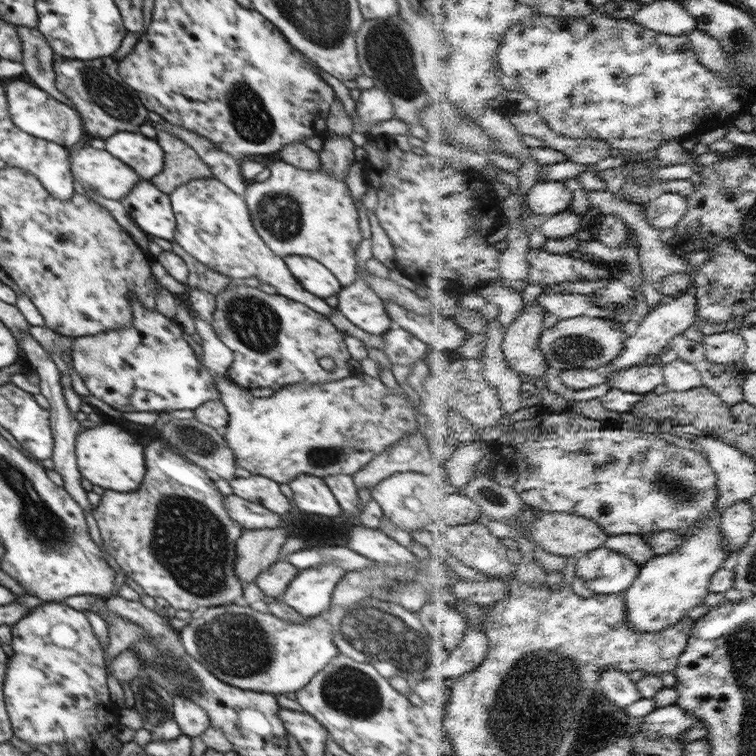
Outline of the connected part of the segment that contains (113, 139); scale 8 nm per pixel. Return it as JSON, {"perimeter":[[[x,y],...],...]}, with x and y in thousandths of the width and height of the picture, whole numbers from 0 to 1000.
{"perimeter":[[[156,175],[140,185],[140,198],[177,222],[188,238],[201,238],[217,220],[217,201],[209,188],[185,176]]]}

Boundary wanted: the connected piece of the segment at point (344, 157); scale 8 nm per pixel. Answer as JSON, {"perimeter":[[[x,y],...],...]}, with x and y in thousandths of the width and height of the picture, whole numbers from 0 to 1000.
{"perimeter":[[[439,176],[427,187],[426,198],[421,200],[425,220],[442,231],[458,235],[463,216],[470,213],[470,193],[462,180]]]}

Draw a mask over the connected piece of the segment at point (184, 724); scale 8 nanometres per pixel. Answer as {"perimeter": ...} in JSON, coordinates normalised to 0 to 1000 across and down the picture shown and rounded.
{"perimeter":[[[229,919],[229,946],[241,971],[254,976],[266,972],[276,962],[272,942],[258,930],[241,919]]]}

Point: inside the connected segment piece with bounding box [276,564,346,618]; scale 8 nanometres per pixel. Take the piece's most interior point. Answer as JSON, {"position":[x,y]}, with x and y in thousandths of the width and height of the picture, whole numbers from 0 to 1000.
{"position":[409,784]}

